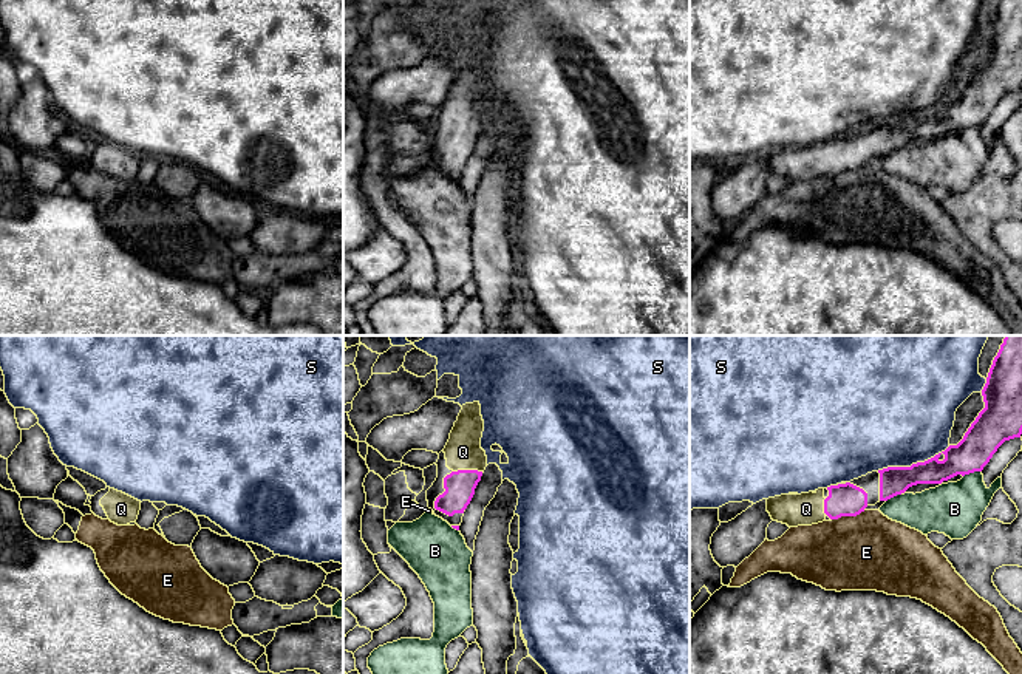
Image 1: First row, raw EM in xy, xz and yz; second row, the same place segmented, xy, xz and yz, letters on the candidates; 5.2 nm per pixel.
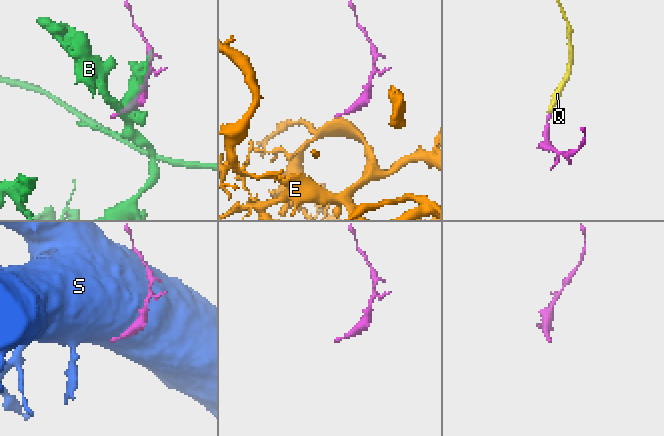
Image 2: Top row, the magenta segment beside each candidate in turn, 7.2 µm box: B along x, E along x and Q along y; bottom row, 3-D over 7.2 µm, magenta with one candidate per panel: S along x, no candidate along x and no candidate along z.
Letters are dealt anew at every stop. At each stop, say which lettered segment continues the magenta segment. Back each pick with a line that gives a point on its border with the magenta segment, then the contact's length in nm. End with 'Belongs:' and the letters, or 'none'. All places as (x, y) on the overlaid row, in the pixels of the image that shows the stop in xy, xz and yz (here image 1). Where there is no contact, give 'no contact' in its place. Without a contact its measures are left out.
Q: contact xz (467, 470); length 150 nm
Belongs: Q

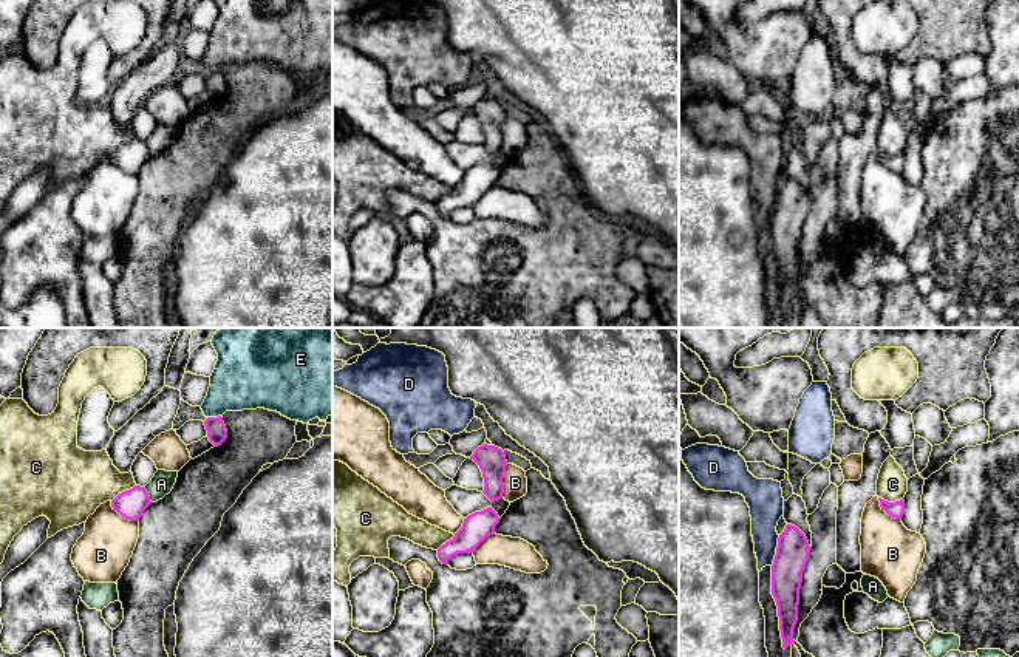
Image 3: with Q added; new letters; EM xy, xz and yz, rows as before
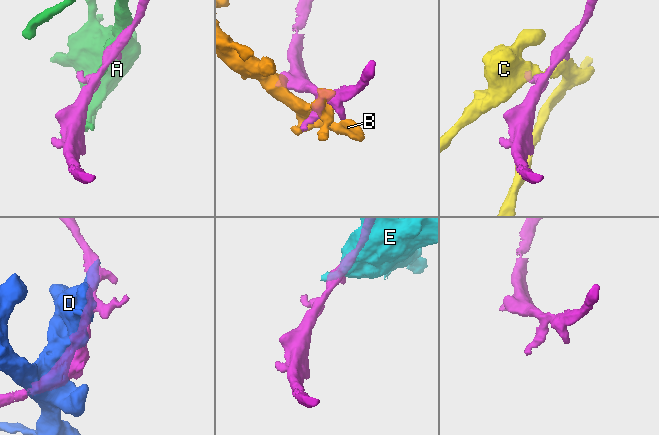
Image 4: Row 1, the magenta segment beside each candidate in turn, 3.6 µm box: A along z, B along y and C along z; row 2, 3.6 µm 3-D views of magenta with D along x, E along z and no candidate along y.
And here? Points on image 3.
Belongs: none

